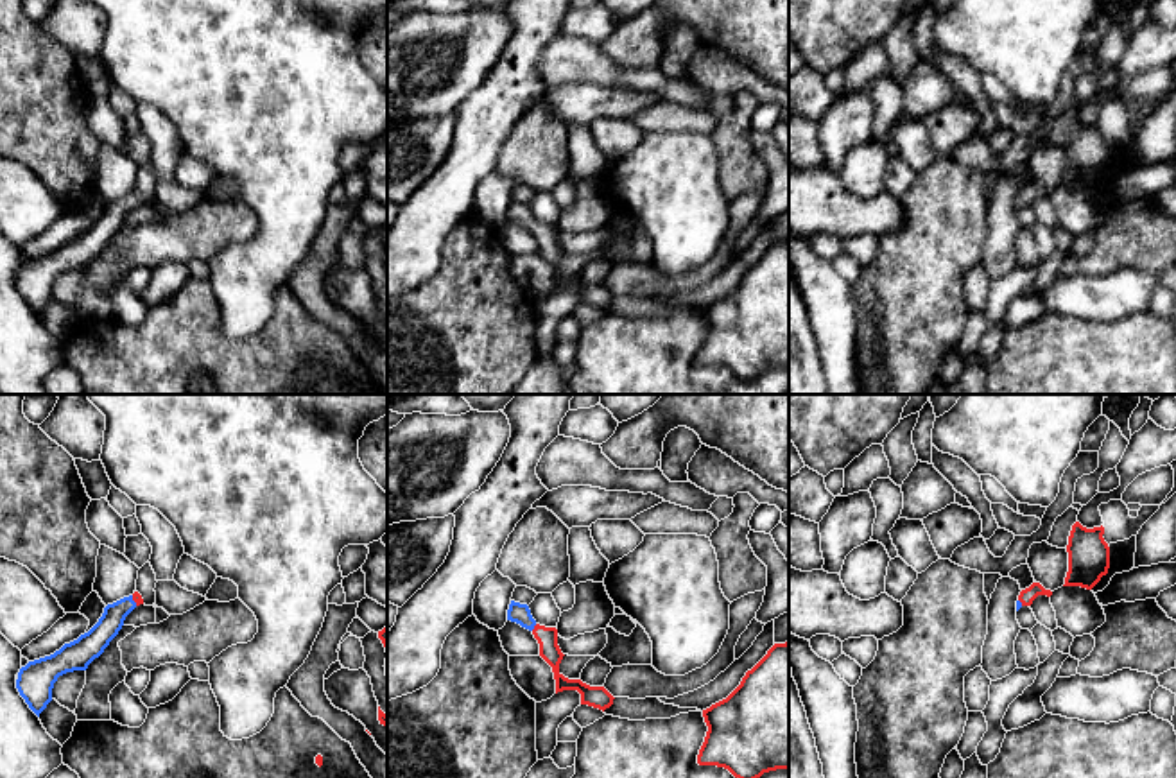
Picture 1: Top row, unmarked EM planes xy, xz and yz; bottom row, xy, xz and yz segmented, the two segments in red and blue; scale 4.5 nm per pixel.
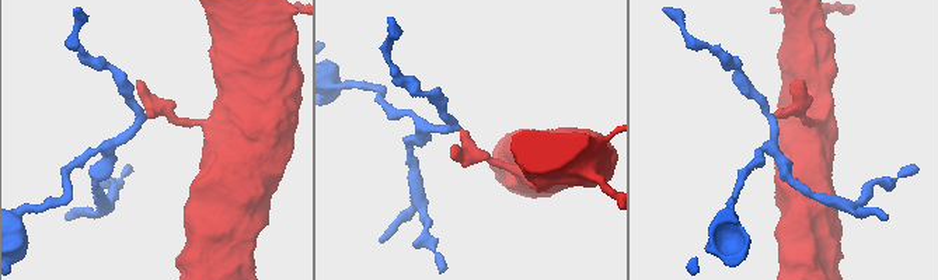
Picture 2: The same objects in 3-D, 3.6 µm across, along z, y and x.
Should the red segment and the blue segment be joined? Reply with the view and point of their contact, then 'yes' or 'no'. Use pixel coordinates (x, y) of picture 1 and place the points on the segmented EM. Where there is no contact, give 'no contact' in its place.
contact xz (535, 628); yes

